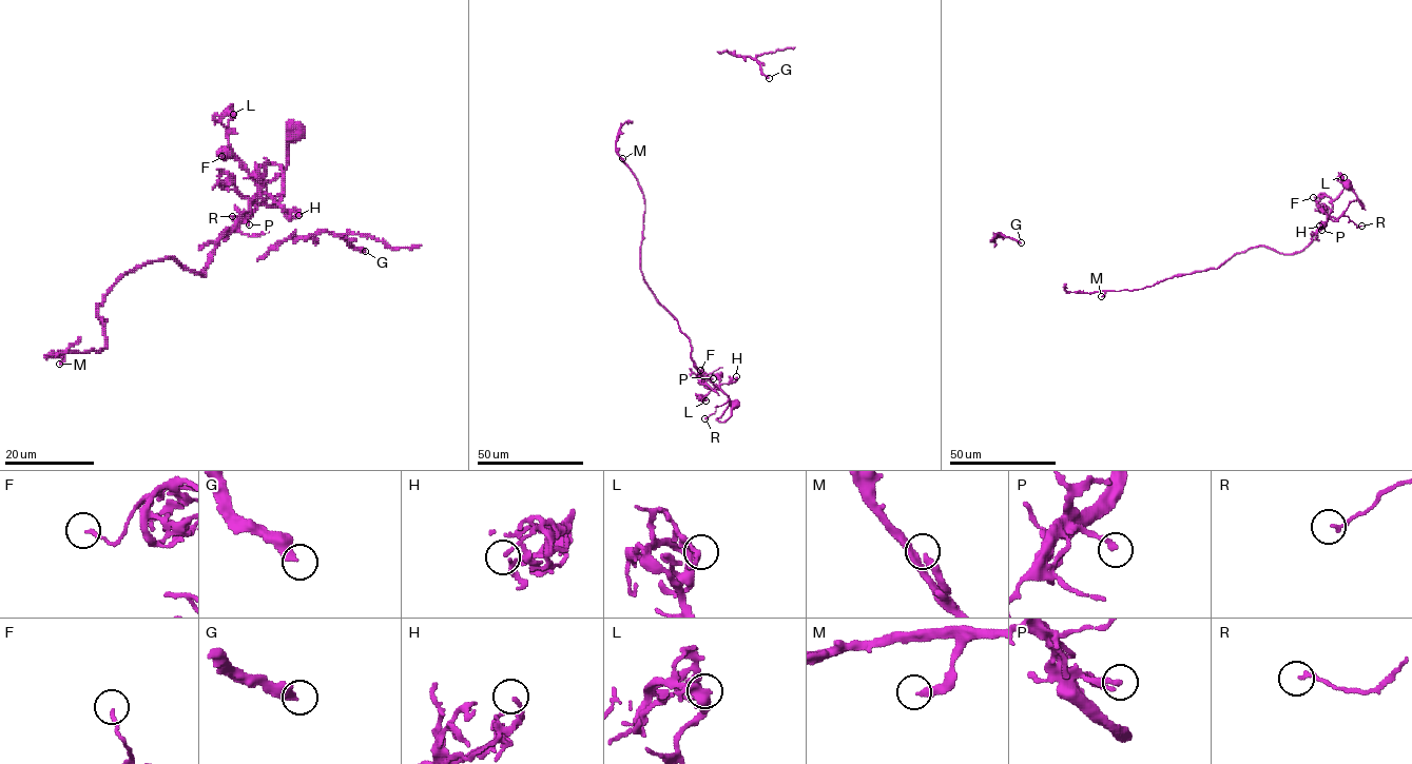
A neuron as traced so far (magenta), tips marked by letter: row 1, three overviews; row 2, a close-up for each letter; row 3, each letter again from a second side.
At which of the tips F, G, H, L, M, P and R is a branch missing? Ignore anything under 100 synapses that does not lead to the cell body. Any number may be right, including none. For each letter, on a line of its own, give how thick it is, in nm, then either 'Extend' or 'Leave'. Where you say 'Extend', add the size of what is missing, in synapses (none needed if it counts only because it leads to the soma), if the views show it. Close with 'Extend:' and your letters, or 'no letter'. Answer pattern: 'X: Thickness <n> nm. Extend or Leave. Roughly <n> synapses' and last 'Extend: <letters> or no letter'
F: Thickness 140 nm. Leave
G: Thickness 320 nm. Extend. Roughly 250 synapses
H: Thickness 100 nm. Leave
L: Thickness 180 nm. Leave
M: Thickness 320 nm. Leave
P: Thickness 240 nm. Leave
R: Thickness 140 nm. Leave
Extend: G

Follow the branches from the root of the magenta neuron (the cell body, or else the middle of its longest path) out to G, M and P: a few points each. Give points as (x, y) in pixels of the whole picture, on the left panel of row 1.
G: (294, 130), (204, 275), (140, 265), (103, 349), (46, 356), (288, 239), (365, 251)
M: (294, 130), (256, 170), (283, 172), (274, 207), (204, 275), (126, 273), (107, 346), (59, 364)
P: (294, 130), (287, 167), (268, 180), (256, 170), (281, 168), (283, 197), (254, 198), (249, 224)

